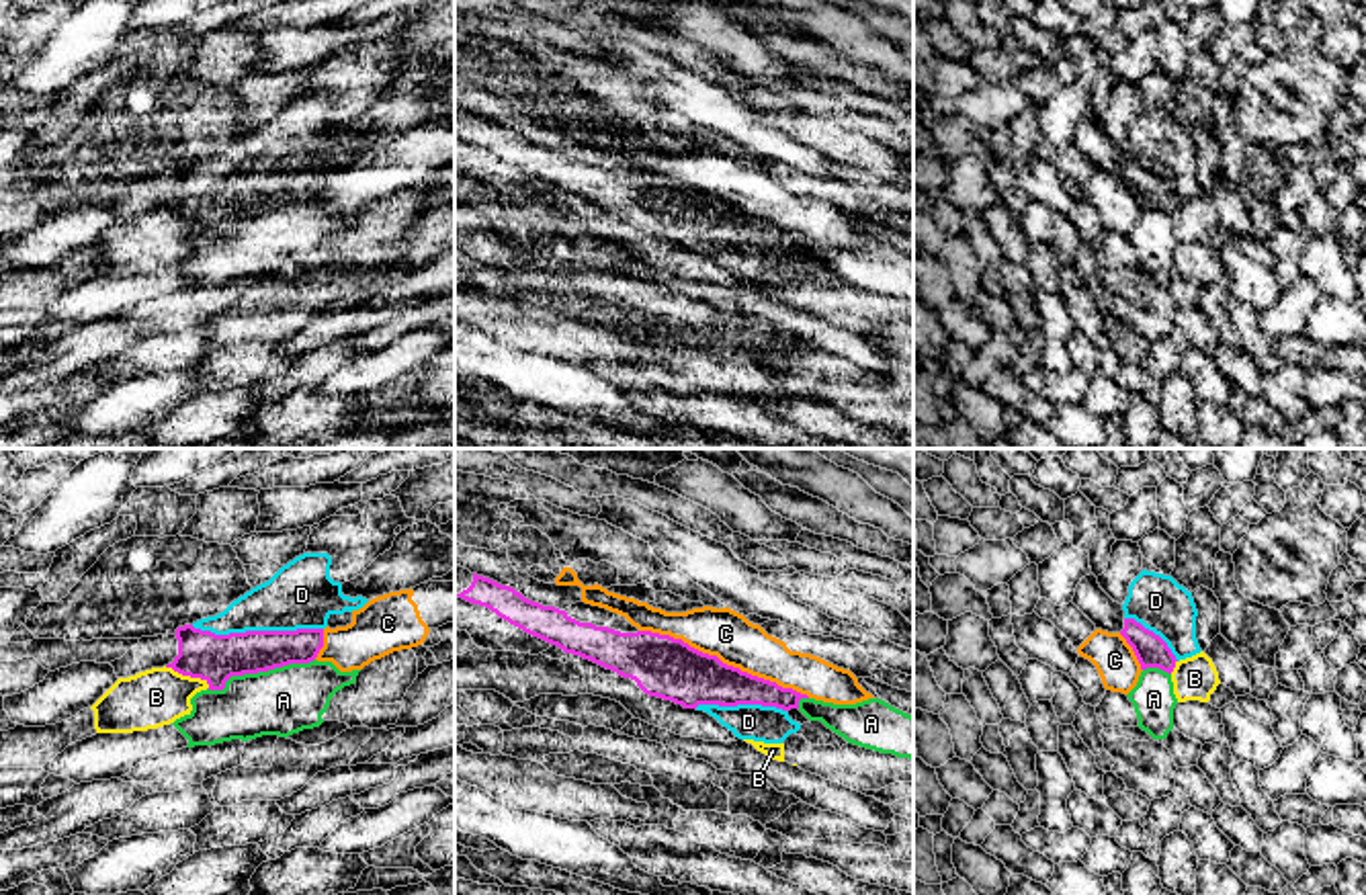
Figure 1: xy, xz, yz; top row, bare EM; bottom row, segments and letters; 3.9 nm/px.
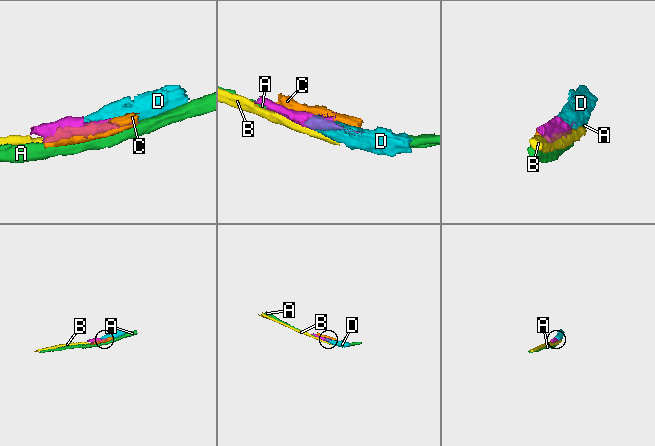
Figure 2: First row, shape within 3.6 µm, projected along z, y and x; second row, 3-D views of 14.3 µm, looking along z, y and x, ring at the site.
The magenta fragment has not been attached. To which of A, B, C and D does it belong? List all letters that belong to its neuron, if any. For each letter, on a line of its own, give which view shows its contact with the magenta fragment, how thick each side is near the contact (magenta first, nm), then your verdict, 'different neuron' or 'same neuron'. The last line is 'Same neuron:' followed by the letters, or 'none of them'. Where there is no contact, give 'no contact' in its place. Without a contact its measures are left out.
A: meets magenta in xy; 190 nm thick on the magenta side, 260 nm on the other; different neuron
B: meets magenta in xy; 190 nm thick on the magenta side, 220 nm on the other; different neuron
C: meets magenta in xz; 240 nm thick on the magenta side, 190 nm on the other; different neuron
D: meets magenta in xy; 190 nm thick on the magenta side, 260 nm on the other; same neuron
Same neuron: D

